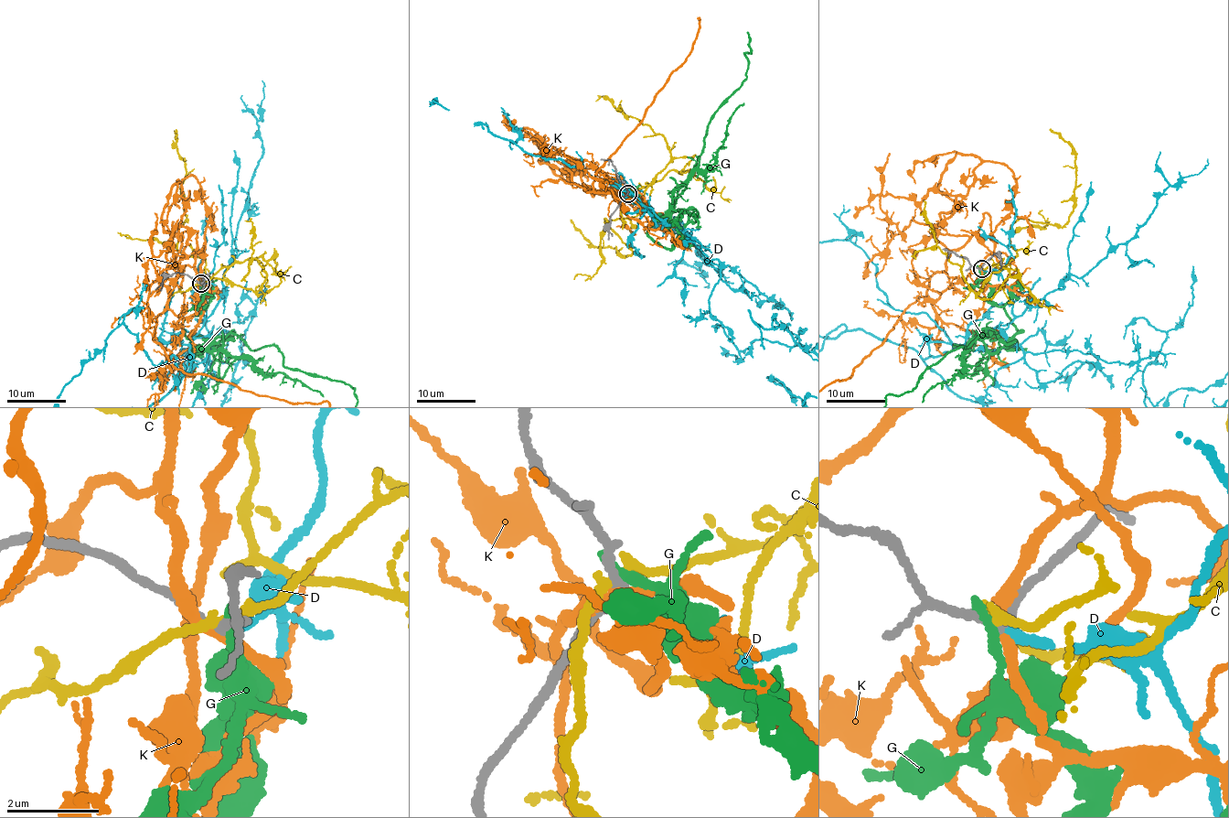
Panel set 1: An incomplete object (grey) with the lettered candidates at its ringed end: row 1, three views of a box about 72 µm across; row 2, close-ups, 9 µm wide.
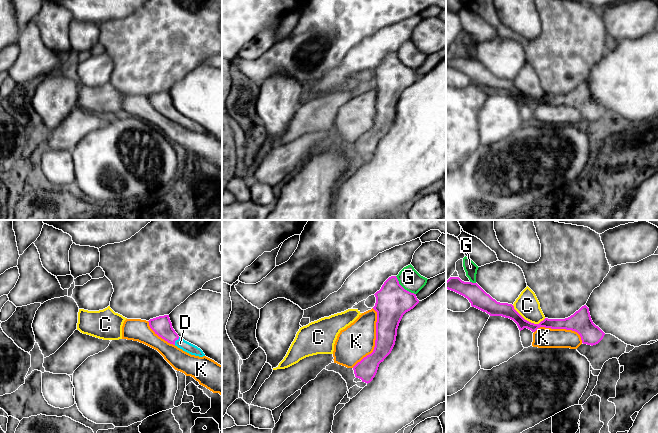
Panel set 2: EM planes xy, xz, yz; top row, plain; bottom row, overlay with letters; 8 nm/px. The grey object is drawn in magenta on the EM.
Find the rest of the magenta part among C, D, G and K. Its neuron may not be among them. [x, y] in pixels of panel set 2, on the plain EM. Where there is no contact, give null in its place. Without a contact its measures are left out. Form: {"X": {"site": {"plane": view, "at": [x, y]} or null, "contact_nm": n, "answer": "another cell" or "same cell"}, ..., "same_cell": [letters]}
{"C": {"site": {"plane": "yz", "at": [528, 97]}, "contact_nm": 300, "answer": "another cell"}, "D": {"site": {"plane": "xy", "at": [175, 116]}, "contact_nm": 80, "answer": "same cell"}, "G": {"site": {"plane": "xz", "at": [403, 64]}, "contact_nm": 220, "answer": "another cell"}, "K": {"site": {"plane": "xz", "at": [375, 116]}, "contact_nm": 500, "answer": "another cell"}, "same_cell": ["D"]}

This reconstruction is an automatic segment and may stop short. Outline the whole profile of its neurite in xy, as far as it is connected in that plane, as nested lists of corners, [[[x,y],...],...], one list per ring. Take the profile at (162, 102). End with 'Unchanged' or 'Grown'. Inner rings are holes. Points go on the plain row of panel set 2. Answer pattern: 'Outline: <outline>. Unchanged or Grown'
Outline: [[[169,91],[156,93],[150,95],[148,98],[150,104],[155,108],[155,110],[157,110],[159,113],[161,113],[168,119],[177,122],[178,124],[191,131],[199,133],[205,132],[205,130],[200,124],[185,117],[184,115],[178,112],[178,110],[172,103]]]. Grown

